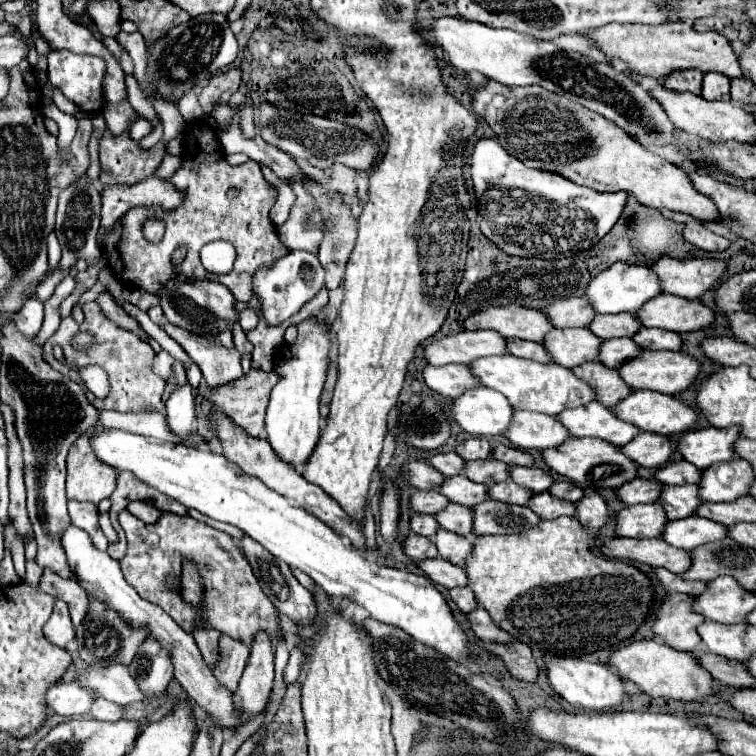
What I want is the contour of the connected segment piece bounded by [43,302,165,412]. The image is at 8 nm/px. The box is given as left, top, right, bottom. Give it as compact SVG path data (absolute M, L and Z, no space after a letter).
M87 302L83 306L85 312L85 322L77 324L71 316L61 320L59 330L45 342L43 346L43 358L51 364L51 368L55 368L57 372L61 372L63 376L67 376L69 380L77 382L83 386L81 378L69 368L69 366L61 366L61 362L53 356L53 346L71 346L71 338L75 336L75 330L87 330L95 336L95 346L89 352L75 352L75 350L65 350L67 352L67 362L71 364L71 360L83 360L85 364L97 364L101 366L107 376L109 376L109 384L111 384L111 392L107 398L99 400L93 398L91 392L85 392L87 400L97 408L97 410L117 410L117 412L165 412L165 402L163 402L163 390L165 390L165 380L157 374L153 374L153 360L155 360L155 350L143 342L141 338L137 338L133 332L127 332L119 326L115 326L111 320L107 320L101 312L101 308L97 306L97 302Z

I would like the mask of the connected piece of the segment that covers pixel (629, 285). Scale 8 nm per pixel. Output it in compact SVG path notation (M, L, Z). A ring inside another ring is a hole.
M615 262L611 268L603 270L597 278L593 278L587 286L587 298L593 304L593 308L599 314L619 314L619 312L637 312L643 308L645 302L659 296L661 280L657 274L653 274L653 268L643 264L627 264L627 262Z

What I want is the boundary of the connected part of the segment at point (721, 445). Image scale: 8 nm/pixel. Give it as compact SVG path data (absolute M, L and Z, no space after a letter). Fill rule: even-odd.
M713 426L695 428L695 430L685 432L683 438L679 438L677 448L687 462L705 470L717 462L729 462L737 458L733 444L739 436L741 436L739 426L731 426L725 430L713 428Z

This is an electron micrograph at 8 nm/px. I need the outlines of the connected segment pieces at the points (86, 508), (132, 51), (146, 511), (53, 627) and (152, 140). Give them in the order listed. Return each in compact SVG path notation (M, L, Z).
M69 502L69 516L75 526L83 528L91 536L91 542L99 550L107 550L107 538L105 538L103 530L99 528L99 520L97 520L99 518L97 506L83 504L83 502Z
M119 32L117 42L129 52L133 64L135 64L135 78L137 82L145 82L145 54L147 54L147 42L141 36L141 32Z
M141 501L131 502L131 504L127 506L127 510L129 510L131 514L137 516L137 518L141 518L143 522L149 522L149 524L157 522L157 518L161 516L160 511Z
M55 600L53 614L47 620L47 624L43 626L43 634L51 644L61 646L61 648L65 648L67 642L71 642L75 638L75 628L71 624L69 608L63 600Z
M160 124L149 135L139 141L139 146L141 146L141 148L152 148L155 144L161 141L162 136L163 125Z

